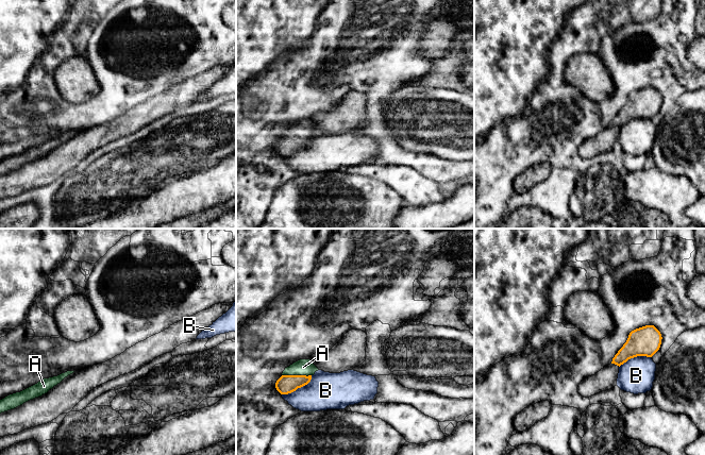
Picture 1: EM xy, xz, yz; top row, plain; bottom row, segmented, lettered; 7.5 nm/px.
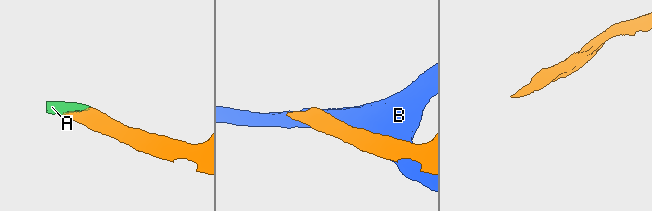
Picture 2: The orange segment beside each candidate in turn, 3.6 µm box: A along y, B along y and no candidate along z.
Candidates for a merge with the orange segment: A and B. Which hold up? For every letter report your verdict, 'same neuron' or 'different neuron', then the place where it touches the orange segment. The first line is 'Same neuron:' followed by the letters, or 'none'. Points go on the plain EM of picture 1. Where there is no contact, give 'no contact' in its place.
Same neuron: A
A: same neuron; meets orange in xz at (297, 137)
B: different neuron; meets orange in xz at (298, 149)

